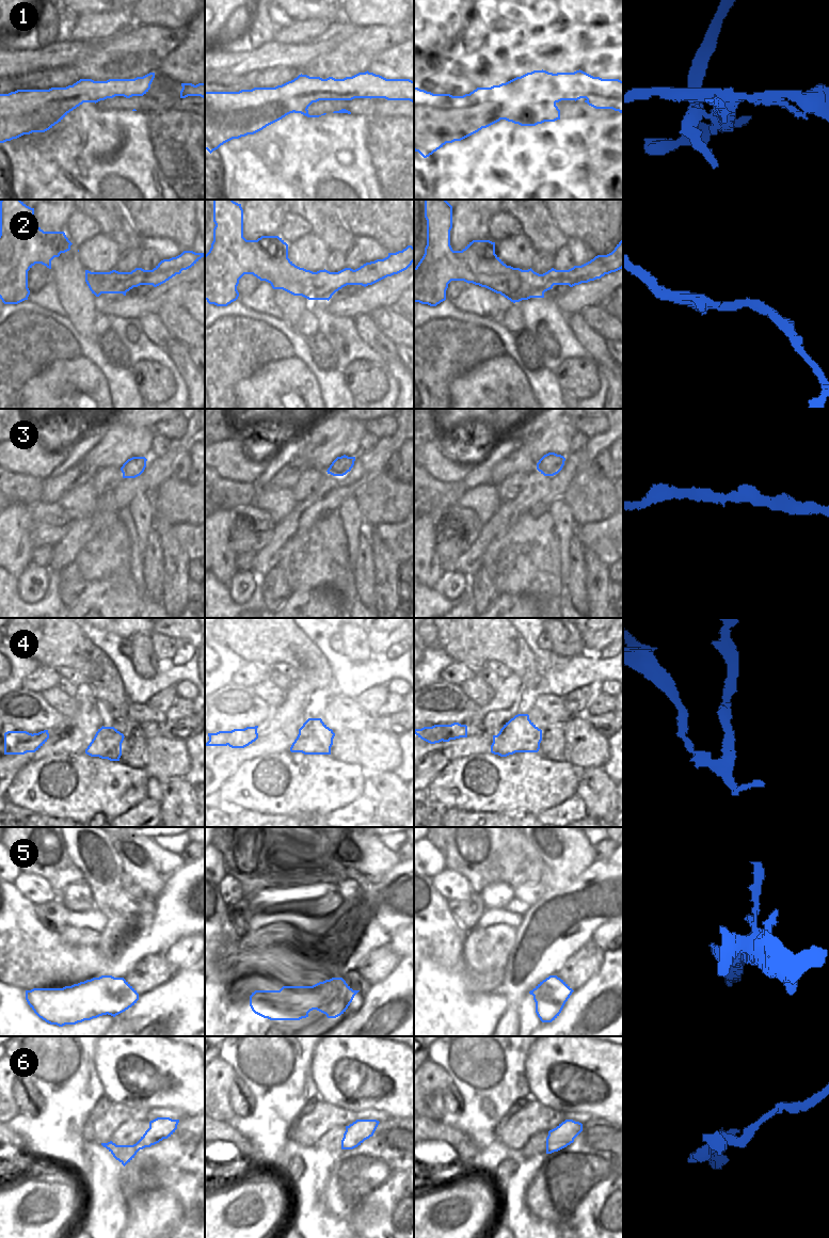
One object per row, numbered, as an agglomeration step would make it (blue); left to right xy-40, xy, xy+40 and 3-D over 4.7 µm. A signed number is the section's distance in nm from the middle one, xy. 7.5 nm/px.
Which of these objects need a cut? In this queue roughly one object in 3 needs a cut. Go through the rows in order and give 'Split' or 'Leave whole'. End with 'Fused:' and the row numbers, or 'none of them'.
1: Split
2: Leave whole
3: Leave whole
4: Split
5: Leave whole
6: Split
Fused: 1, 4, 6

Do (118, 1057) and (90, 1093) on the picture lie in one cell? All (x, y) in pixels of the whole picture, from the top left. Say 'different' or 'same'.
different

